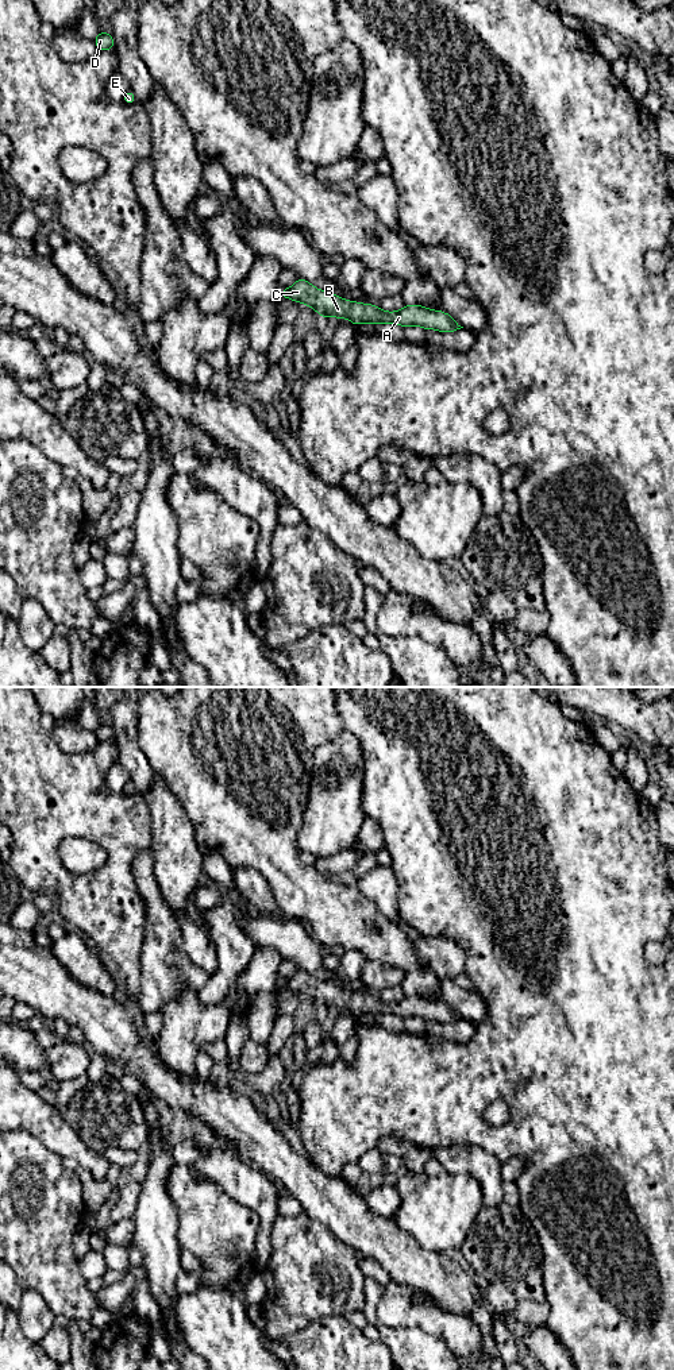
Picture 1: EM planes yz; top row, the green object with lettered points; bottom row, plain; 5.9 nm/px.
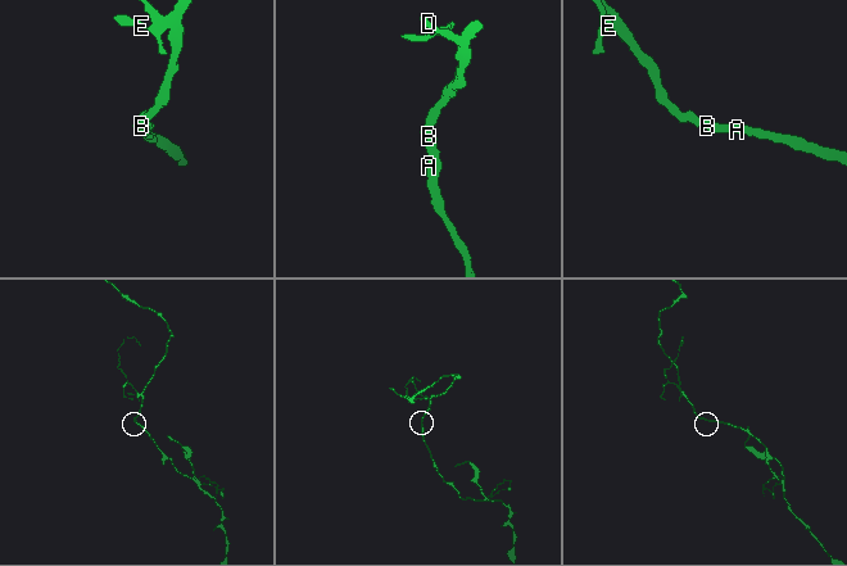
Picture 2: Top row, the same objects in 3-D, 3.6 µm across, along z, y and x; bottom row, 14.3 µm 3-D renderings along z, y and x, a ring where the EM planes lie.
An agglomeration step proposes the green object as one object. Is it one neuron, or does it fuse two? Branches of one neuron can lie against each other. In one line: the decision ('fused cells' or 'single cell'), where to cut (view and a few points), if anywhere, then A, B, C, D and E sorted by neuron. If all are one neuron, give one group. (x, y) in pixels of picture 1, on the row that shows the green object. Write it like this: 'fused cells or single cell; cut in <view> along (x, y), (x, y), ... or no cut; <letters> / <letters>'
single cell; no cut; A B C D E

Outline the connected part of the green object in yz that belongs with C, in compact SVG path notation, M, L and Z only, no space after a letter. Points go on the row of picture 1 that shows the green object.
M303 278L289 289L281 289L280 296L313 308L323 319L330 316L348 319L355 325L393 323L403 327L419 325L424 329L438 329L443 333L463 328L448 313L440 310L405 305L398 312L385 312L375 305L347 301L331 292L319 290Z

